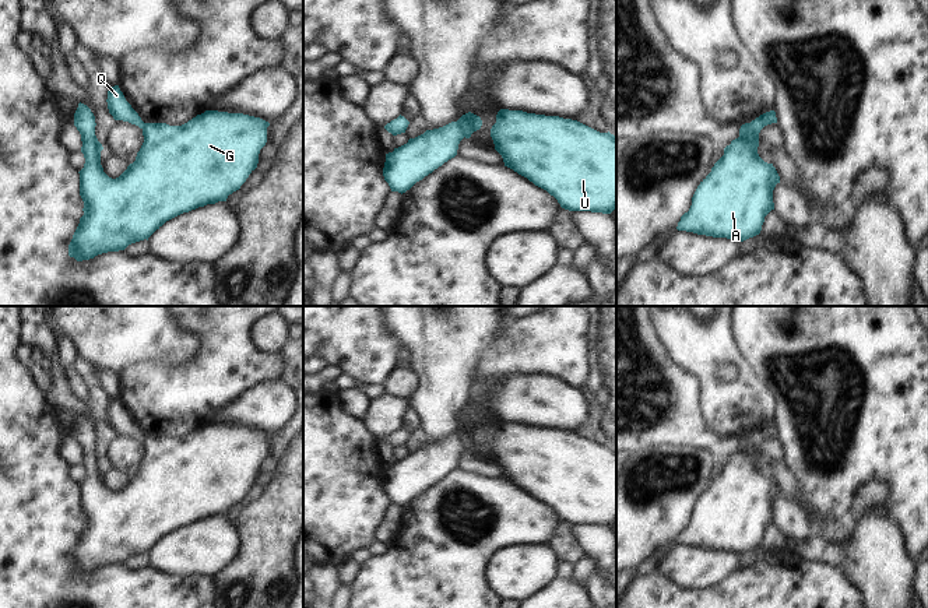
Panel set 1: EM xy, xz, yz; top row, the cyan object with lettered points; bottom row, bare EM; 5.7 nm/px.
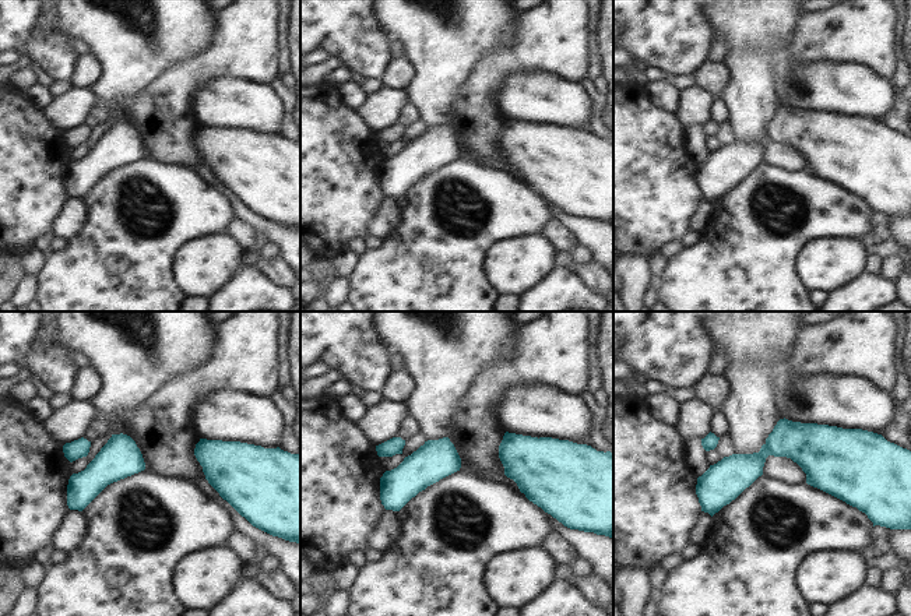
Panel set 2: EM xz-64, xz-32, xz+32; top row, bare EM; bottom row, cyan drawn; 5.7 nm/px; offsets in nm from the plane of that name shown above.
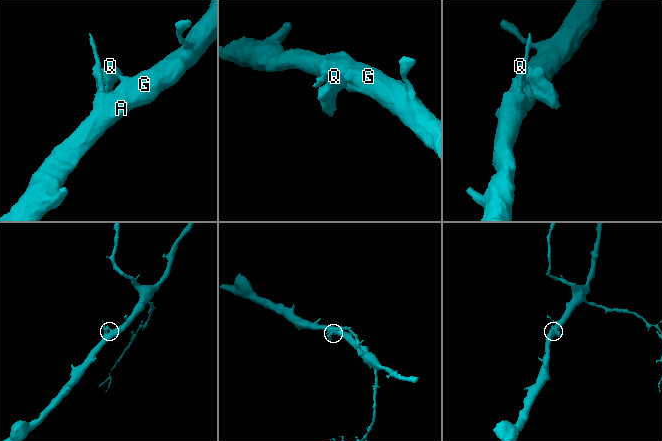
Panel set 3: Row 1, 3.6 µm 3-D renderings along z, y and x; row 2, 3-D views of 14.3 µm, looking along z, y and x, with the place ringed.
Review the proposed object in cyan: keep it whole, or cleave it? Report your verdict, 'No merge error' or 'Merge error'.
Merge error

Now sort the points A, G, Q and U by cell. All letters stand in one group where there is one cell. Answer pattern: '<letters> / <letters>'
A G U / Q

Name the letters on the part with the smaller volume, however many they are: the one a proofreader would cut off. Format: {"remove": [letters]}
{"remove": ["Q"]}

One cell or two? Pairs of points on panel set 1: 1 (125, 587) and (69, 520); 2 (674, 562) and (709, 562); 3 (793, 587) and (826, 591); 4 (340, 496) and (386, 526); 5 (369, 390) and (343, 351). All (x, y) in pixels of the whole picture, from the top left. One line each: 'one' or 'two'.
1: one
2: one
3: one
4: two
5: two

